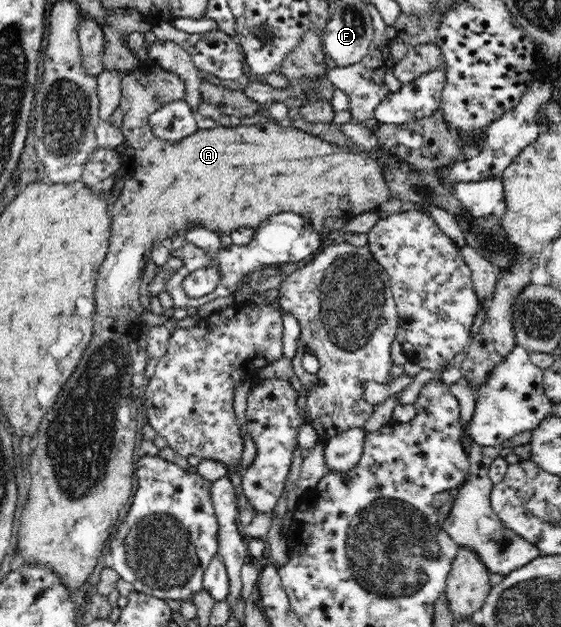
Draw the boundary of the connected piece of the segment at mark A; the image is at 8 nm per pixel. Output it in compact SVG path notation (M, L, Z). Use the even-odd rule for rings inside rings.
M149 61L147 63L140 63L137 65L137 68L128 72L122 77L122 86L121 86L121 99L120 99L120 109L124 111L124 120L122 122L121 131L124 135L125 142L122 145L121 151L121 164L120 164L120 173L119 177L124 180L124 186L119 196L116 198L113 207L110 210L110 215L112 217L112 224L110 224L110 246L108 246L108 253L106 259L100 264L99 273L96 281L95 288L95 327L94 334L91 338L91 341L86 347L86 352L84 352L84 360L80 360L76 372L70 376L68 384L64 384L62 392L60 392L60 398L56 400L54 408L48 410L48 414L44 416L42 424L40 424L40 430L38 430L38 444L30 456L30 476L32 476L32 486L30 486L30 494L28 494L28 502L22 510L22 518L20 518L20 526L17 530L17 550L20 548L20 552L25 554L23 556L23 562L28 563L38 563L42 565L48 565L48 568L54 571L54 574L60 577L61 582L65 585L69 592L79 589L81 586L88 581L88 576L94 570L98 558L102 552L102 546L104 542L111 538L111 534L116 528L116 522L118 520L120 510L122 506L130 500L132 496L132 489L134 489L134 446L136 446L136 420L132 418L128 424L124 424L120 418L118 418L118 410L128 404L128 400L104 400L104 398L130 398L131 394L136 393L132 386L132 357L131 357L131 343L137 339L141 334L142 329L142 314L144 309L140 303L140 295L142 294L141 288L144 286L144 280L142 279L142 272L144 272L144 266L148 260L151 260L151 250L154 246L154 242L165 242L169 243L169 238L174 238L174 236L184 235L184 232L193 226L194 224L202 224L204 228L215 232L217 235L220 234L231 234L232 230L236 228L252 228L256 229L264 220L268 220L272 215L280 212L295 212L296 214L303 216L318 232L324 228L324 220L326 218L334 218L334 216L340 216L345 219L351 218L354 215L362 214L363 212L377 211L378 205L382 202L386 202L393 198L391 195L391 190L385 181L385 176L383 172L387 169L388 165L398 165L406 163L409 170L426 170L431 172L436 172L439 169L444 167L450 167L454 163L465 160L468 158L466 156L466 150L470 150L469 157L474 153L477 153L483 147L486 138L486 130L484 130L484 136L478 140L478 142L472 142L472 144L467 144L463 142L463 136L460 136L457 133L455 128L448 127L446 121L444 121L444 113L442 113L442 108L440 108L433 116L429 118L424 118L421 120L413 121L412 123L405 123L402 125L390 125L390 124L378 124L379 126L373 130L376 139L378 139L378 146L376 150L365 150L360 145L354 148L348 148L347 146L338 146L337 144L330 144L327 140L322 140L318 136L308 134L302 129L297 129L296 127L284 127L283 125L276 124L270 120L264 120L261 124L254 126L236 126L236 127L222 127L219 124L211 129L198 129L196 132L193 132L190 136L187 136L185 139L179 140L178 142L174 141L165 141L158 138L153 132L152 127L149 126L149 116L160 110L162 106L165 106L167 103L172 101L178 101L184 99L185 90L187 87L184 84L184 81L176 74L166 70L157 64ZM400 132L412 132L412 134L420 134L420 147L419 148L410 148L406 146L404 142L400 142L398 134Z

